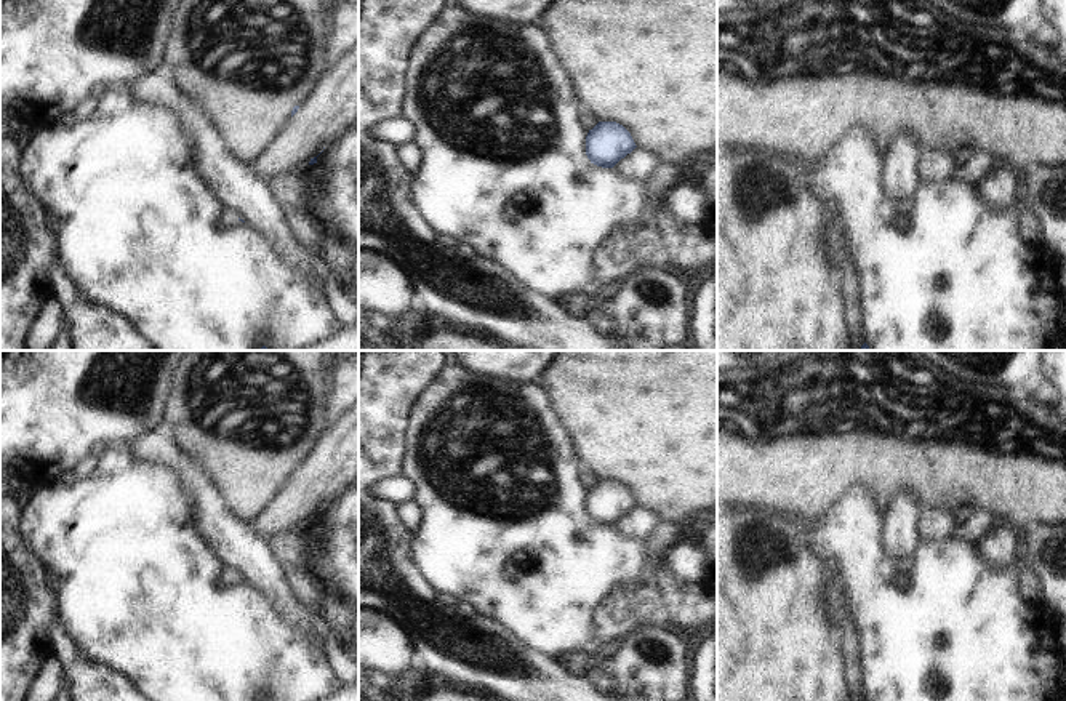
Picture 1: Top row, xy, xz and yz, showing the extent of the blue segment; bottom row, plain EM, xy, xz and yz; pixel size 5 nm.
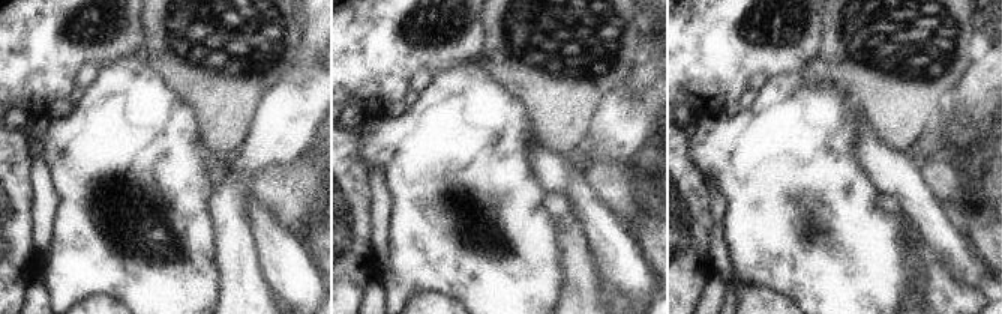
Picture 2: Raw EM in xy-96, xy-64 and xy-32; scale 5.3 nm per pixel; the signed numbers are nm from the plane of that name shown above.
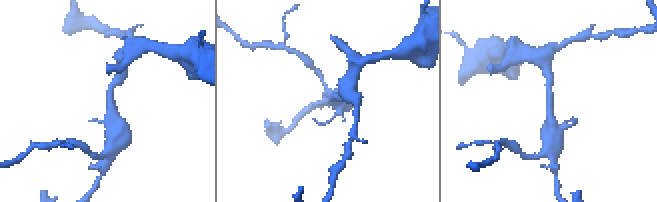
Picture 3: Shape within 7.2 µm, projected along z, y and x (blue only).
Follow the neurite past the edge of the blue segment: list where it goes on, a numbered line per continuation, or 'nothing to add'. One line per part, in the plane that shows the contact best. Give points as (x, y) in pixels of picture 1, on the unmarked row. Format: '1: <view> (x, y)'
1: xy (229, 576)

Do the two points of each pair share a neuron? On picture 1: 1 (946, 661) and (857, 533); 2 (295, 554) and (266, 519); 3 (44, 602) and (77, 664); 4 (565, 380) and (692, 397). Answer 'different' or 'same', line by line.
1: same
2: different
3: different
4: same

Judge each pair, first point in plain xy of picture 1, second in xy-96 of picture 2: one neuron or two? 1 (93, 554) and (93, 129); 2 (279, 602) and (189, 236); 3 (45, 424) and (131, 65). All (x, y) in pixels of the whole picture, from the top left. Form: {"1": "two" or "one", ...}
{"1": "one", "2": "two", "3": "two"}

